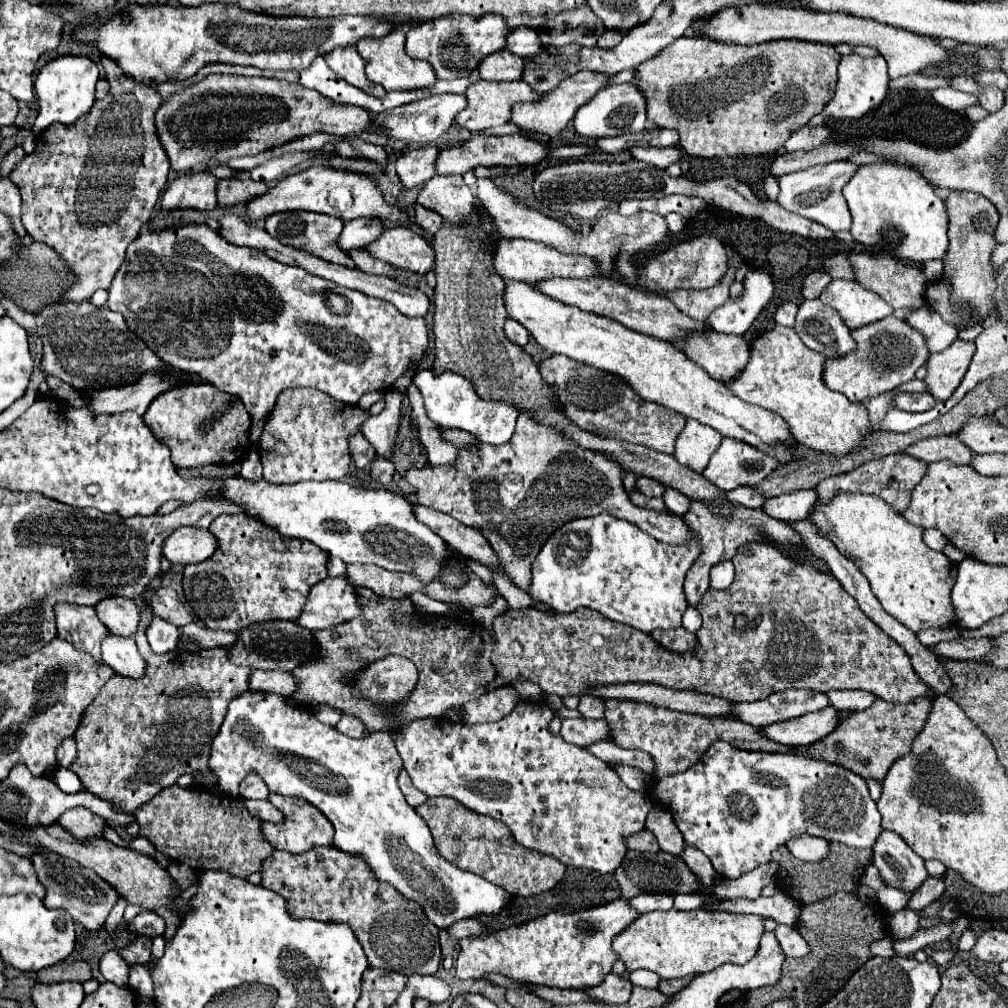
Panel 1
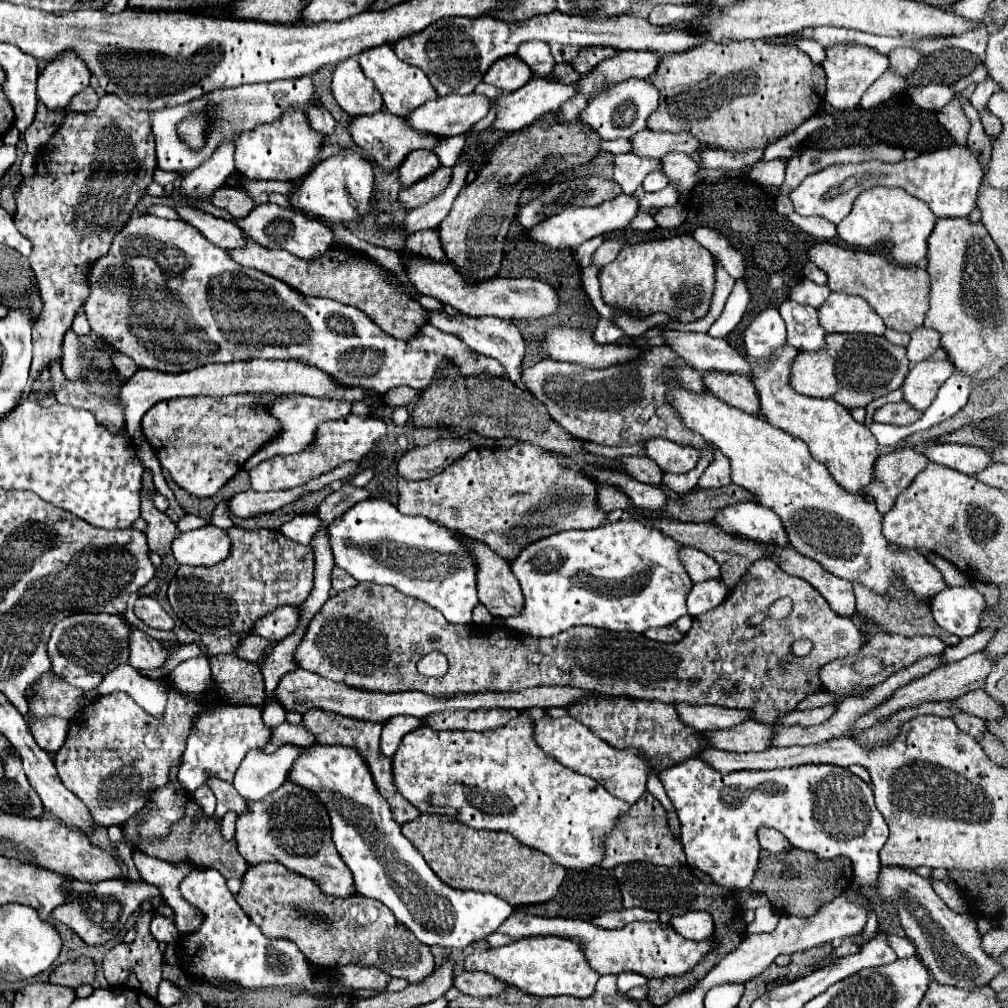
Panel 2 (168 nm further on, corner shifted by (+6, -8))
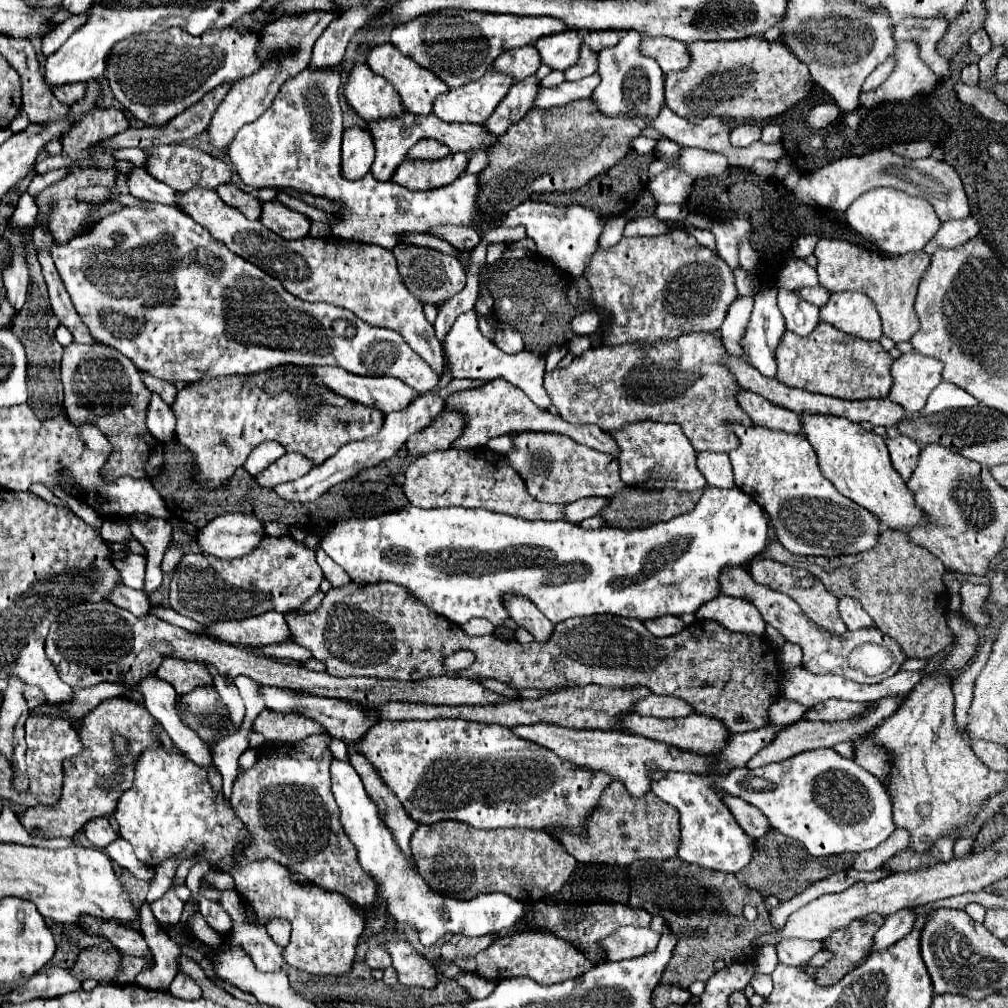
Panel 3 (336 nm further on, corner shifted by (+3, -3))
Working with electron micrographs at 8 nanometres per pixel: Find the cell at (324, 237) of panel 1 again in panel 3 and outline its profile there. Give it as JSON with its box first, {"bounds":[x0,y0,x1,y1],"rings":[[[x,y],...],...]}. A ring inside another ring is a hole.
{"bounds":[260,201,312,239],"rings":[[[280,201],[262,203],[260,223],[264,223],[264,227],[274,231],[282,239],[304,239],[310,233],[310,225],[312,225],[312,221],[306,215],[288,209]]]}

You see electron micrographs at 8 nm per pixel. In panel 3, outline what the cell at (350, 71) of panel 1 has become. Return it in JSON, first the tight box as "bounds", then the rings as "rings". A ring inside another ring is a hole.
{"bounds":[344,63,404,119],"rings":[[[356,63],[348,75],[344,89],[346,103],[362,119],[380,119],[404,113],[396,89],[366,63]]]}

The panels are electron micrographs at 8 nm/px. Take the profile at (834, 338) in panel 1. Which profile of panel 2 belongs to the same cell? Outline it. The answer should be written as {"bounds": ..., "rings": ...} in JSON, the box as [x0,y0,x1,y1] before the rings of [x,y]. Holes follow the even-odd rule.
{"bounds":[779,300,825,350],"rings":[[[783,300],[779,314],[787,324],[787,344],[797,350],[821,350],[825,344],[825,330],[819,324],[819,312],[813,306]]]}

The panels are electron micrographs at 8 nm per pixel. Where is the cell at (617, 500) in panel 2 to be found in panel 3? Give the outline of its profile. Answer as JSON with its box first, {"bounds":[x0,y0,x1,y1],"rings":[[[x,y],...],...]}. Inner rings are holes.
{"bounds":[564,497,608,523],"rings":[[[596,497],[596,499],[580,499],[576,503],[568,503],[564,507],[564,515],[566,515],[566,519],[570,523],[580,523],[580,521],[584,521],[588,517],[598,515],[606,505],[608,505],[608,497],[604,497],[604,499],[600,499],[600,497]]]}

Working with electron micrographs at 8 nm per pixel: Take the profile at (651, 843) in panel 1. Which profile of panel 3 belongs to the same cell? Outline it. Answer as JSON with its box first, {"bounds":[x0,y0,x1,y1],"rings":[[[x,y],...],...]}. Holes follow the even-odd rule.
{"bounds":[550,781,680,865],"rings":[[[612,781],[602,797],[594,815],[586,823],[588,837],[578,839],[568,831],[550,833],[566,851],[582,864],[630,865],[636,859],[672,859],[680,847],[678,811],[648,791],[644,797],[634,799],[628,795],[620,781]]]}

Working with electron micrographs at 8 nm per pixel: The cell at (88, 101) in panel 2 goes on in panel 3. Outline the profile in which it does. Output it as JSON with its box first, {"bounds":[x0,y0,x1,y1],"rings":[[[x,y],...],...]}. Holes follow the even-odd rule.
{"bounds":[54,83,86,105],"rings":[[[74,83],[74,85],[64,85],[64,87],[56,87],[54,95],[66,103],[66,105],[74,105],[78,101],[84,99],[86,95],[86,83]]]}

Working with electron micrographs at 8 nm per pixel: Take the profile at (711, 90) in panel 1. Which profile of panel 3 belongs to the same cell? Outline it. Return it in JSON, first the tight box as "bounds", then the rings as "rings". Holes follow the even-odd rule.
{"bounds":[666,37,814,123],"rings":[[[746,37],[740,41],[696,41],[688,45],[692,63],[684,71],[666,75],[666,105],[680,117],[700,121],[706,117],[720,117],[728,123],[766,121],[802,101],[814,87],[814,79],[804,63],[788,51],[782,43],[766,41],[764,37]]]}

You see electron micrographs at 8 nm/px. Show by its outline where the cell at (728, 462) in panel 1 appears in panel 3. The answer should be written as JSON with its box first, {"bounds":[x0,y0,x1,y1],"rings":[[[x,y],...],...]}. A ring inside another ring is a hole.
{"bounds":[698,453,734,489],"rings":[[[698,453],[698,469],[706,477],[710,487],[732,489],[734,475],[728,453]]]}

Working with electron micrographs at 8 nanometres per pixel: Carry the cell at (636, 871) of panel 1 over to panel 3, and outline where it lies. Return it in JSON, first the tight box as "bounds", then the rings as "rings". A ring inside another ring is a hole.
{"bounds":[630,857,770,989],"rings":[[[680,857],[674,859],[666,859],[666,861],[634,861],[630,865],[630,905],[632,907],[642,907],[652,915],[662,915],[670,929],[680,931],[680,929],[692,929],[698,927],[704,933],[702,935],[682,935],[678,939],[678,945],[672,953],[672,959],[668,963],[668,967],[662,973],[660,985],[678,985],[688,989],[694,981],[708,981],[716,971],[720,971],[722,967],[730,967],[732,963],[744,963],[746,955],[742,955],[742,951],[752,945],[752,939],[758,939],[764,931],[770,931],[770,919],[768,919],[768,911],[764,905],[764,899],[758,891],[742,885],[734,875],[730,873],[720,873],[720,871],[708,871],[708,879],[696,879],[694,873],[688,871],[690,865],[684,863]],[[746,905],[752,905],[758,909],[758,919],[756,921],[748,921],[742,915],[742,909]]]}

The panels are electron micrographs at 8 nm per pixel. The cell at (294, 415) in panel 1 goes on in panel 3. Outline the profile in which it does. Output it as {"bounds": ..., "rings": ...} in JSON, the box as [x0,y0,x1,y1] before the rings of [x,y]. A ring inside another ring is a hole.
{"bounds":[256,453,314,489],"rings":[[[286,453],[280,459],[276,459],[272,465],[268,465],[264,471],[260,471],[256,475],[256,481],[260,483],[260,487],[274,489],[280,483],[294,481],[294,479],[306,475],[312,467],[314,467],[314,463],[308,457],[298,455],[298,453]]]}

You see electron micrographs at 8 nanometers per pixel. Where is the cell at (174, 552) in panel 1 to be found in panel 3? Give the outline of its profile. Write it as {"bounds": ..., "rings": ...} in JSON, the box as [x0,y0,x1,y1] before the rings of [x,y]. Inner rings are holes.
{"bounds":[194,513,262,559],"rings":[[[226,513],[216,517],[194,535],[200,549],[218,559],[236,559],[248,555],[262,537],[262,521],[252,515],[238,513]]]}

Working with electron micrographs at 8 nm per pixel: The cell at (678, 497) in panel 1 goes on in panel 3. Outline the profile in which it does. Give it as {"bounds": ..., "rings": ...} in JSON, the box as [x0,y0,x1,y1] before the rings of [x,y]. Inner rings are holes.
{"bounds":[506,431,626,503],"rings":[[[524,431],[514,439],[514,449],[506,453],[512,467],[526,481],[528,493],[546,503],[572,503],[584,497],[612,497],[624,489],[626,483],[620,479],[620,465],[616,457],[594,451],[558,433],[536,433]]]}

